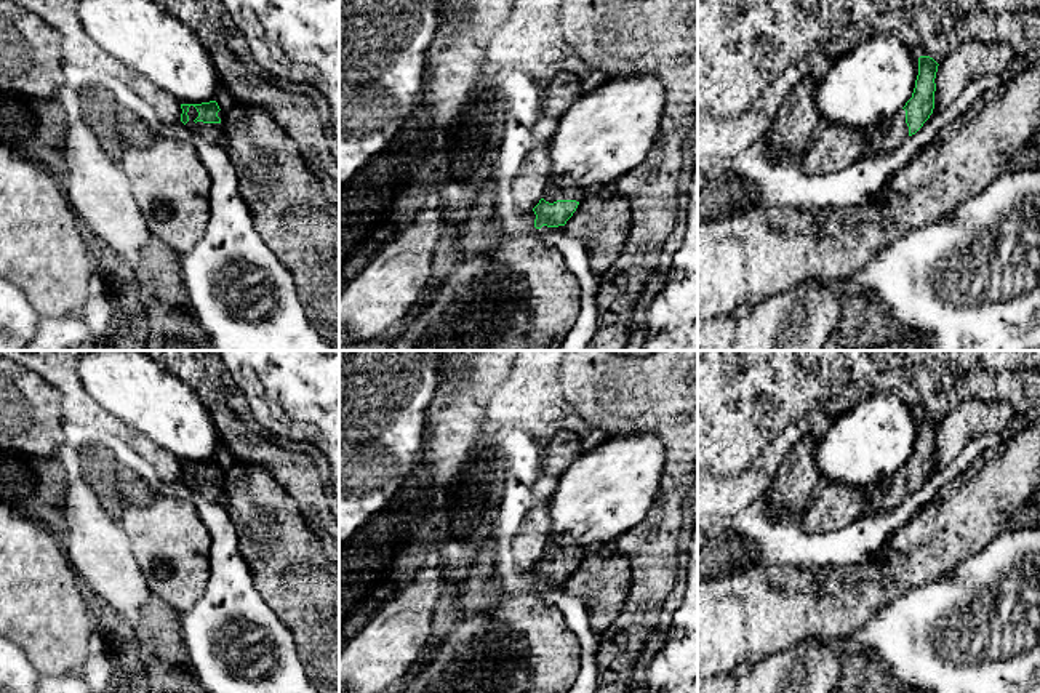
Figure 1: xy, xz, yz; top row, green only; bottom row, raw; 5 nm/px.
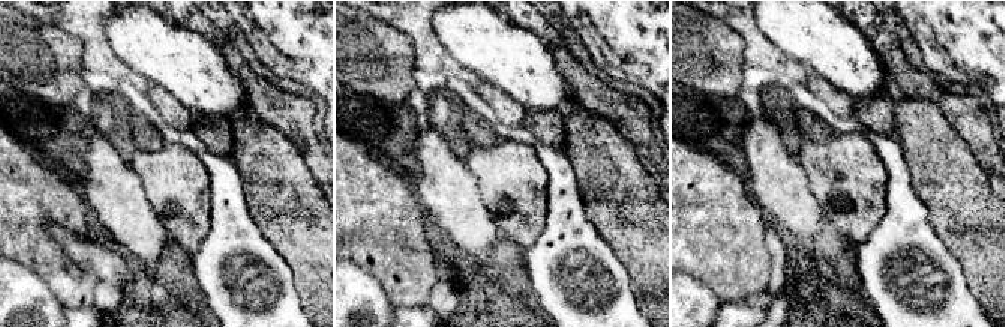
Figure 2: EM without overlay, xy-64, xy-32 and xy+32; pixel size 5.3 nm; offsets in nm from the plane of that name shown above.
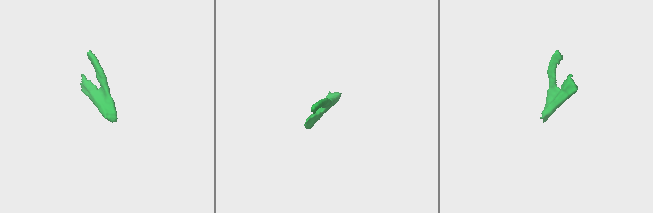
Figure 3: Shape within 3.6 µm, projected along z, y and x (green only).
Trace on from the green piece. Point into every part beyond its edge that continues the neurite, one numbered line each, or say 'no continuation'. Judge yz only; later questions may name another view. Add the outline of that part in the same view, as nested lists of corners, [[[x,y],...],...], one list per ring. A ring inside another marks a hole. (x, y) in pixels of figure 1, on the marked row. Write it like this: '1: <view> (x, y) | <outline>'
1: yz (885, 140) | [[[901,109],[888,123],[869,131],[867,146],[862,157],[893,154],[907,138],[909,126],[906,123],[906,110]]]

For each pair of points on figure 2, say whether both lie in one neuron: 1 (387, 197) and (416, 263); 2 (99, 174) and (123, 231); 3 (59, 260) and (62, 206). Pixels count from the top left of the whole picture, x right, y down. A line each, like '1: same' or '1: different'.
1: same
2: same
3: same

